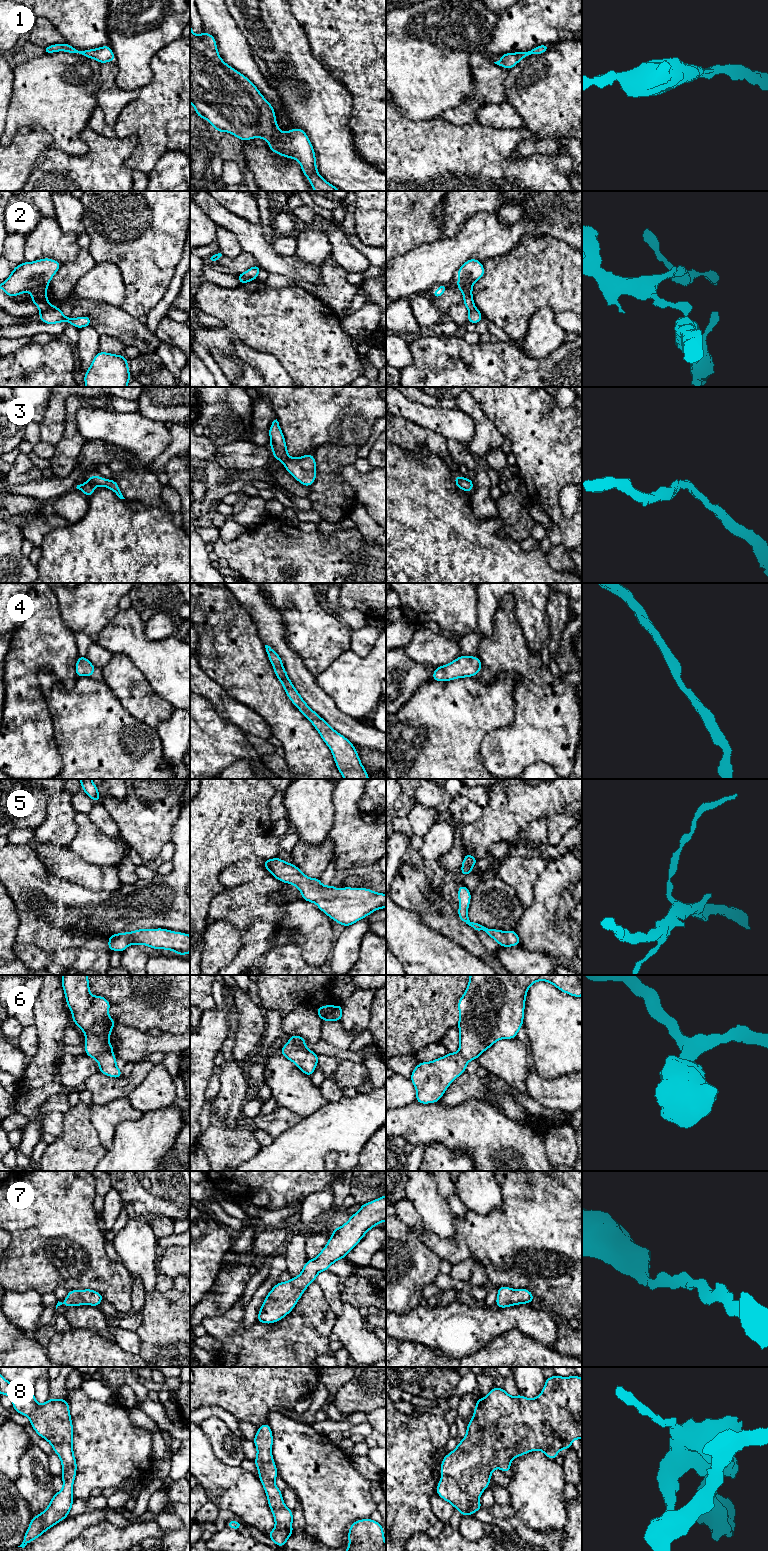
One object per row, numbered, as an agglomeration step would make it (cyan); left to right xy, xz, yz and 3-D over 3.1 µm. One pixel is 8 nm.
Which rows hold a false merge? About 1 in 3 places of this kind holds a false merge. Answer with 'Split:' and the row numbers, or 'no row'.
Split: 2

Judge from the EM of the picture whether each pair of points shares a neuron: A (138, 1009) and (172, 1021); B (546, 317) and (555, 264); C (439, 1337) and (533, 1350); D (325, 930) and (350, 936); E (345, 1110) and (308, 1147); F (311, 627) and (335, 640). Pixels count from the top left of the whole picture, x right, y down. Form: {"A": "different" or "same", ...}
{"A": "same", "B": "different", "C": "different", "D": "different", "E": "same", "F": "same"}

